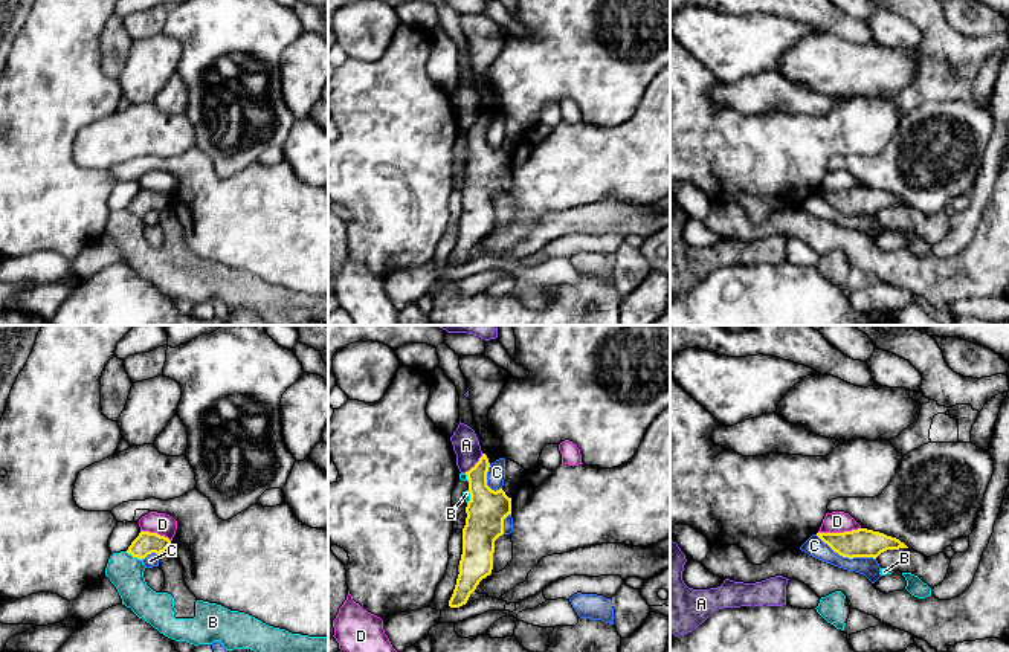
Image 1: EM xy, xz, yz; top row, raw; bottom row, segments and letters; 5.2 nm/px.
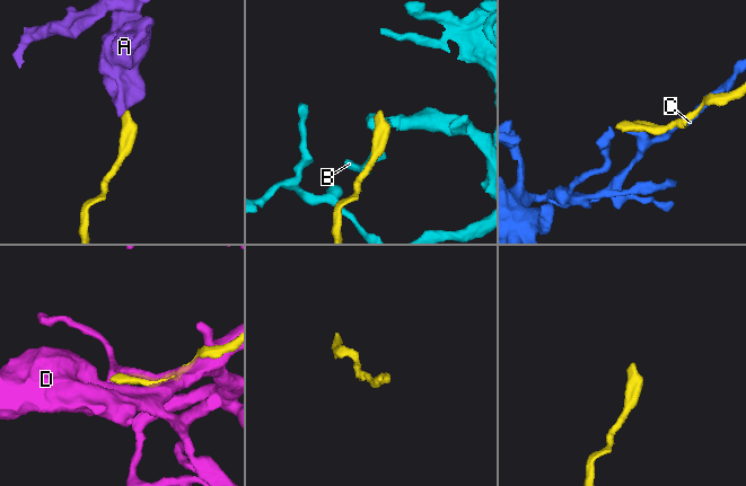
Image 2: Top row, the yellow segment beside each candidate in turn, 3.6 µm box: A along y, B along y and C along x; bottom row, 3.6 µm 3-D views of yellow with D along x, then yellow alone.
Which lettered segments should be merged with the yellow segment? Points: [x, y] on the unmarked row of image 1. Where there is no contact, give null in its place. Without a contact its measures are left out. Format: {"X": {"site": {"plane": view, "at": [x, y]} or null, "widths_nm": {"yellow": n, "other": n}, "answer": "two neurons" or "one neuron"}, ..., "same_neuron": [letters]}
{"A": {"site": {"plane": "xz", "at": [475, 122]}, "widths_nm": {"yellow": 200, "other": 140}, "answer": "two neurons"}, "B": {"site": {"plane": "xy", "at": [133, 214]}, "widths_nm": {"yellow": 120, "other": 180}, "answer": "two neurons"}, "C": {"site": {"plane": "yz", "at": [846, 214]}, "widths_nm": {"yellow": 150, "other": 110}, "answer": "two neurons"}, "D": {"site": {"plane": "yz", "at": [838, 191]}, "widths_nm": {"yellow": 150, "other": 110}, "answer": "two neurons"}, "same_neuron": []}

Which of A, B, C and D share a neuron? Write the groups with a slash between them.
A / B / C / D

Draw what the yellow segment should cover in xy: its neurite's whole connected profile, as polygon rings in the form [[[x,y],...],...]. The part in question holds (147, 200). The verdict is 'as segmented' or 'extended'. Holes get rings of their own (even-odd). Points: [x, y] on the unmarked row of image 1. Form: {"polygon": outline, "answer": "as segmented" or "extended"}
{"polygon": [[[140,189],[139,194],[131,200],[127,211],[137,217],[145,217],[148,212],[160,212],[171,205],[171,199],[165,194],[150,189]]], "answer": "as segmented"}

